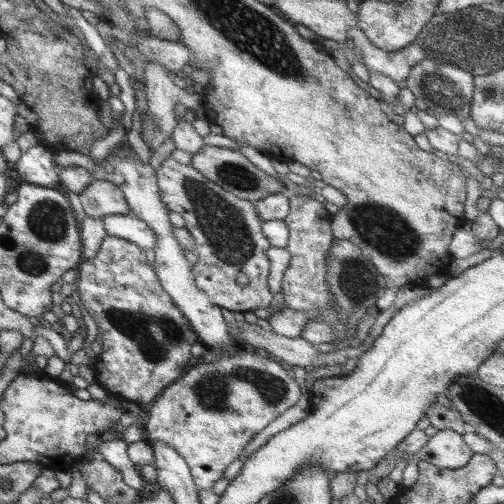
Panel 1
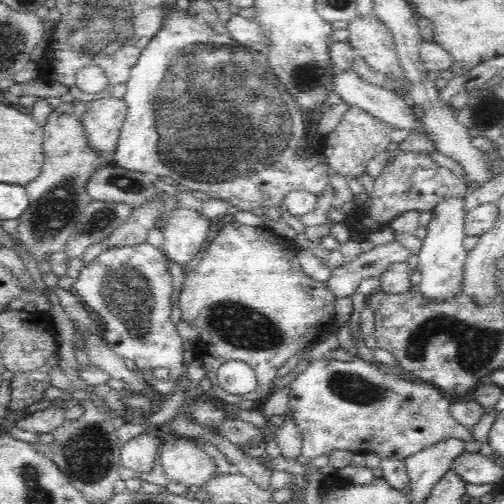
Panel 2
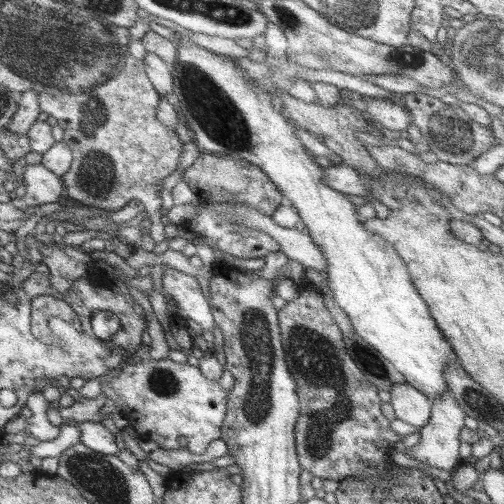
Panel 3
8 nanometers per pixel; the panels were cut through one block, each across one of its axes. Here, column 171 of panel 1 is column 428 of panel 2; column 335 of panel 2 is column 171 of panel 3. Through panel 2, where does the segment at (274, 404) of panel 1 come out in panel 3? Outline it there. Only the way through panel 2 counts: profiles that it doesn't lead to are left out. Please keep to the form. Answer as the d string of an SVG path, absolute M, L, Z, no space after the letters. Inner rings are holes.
M143 358L137 364L123 364L117 376L99 384L99 392L107 404L117 408L115 418L119 422L129 424L137 434L149 436L161 450L183 450L199 456L221 436L227 392L205 380L195 366L175 364L169 358Z

